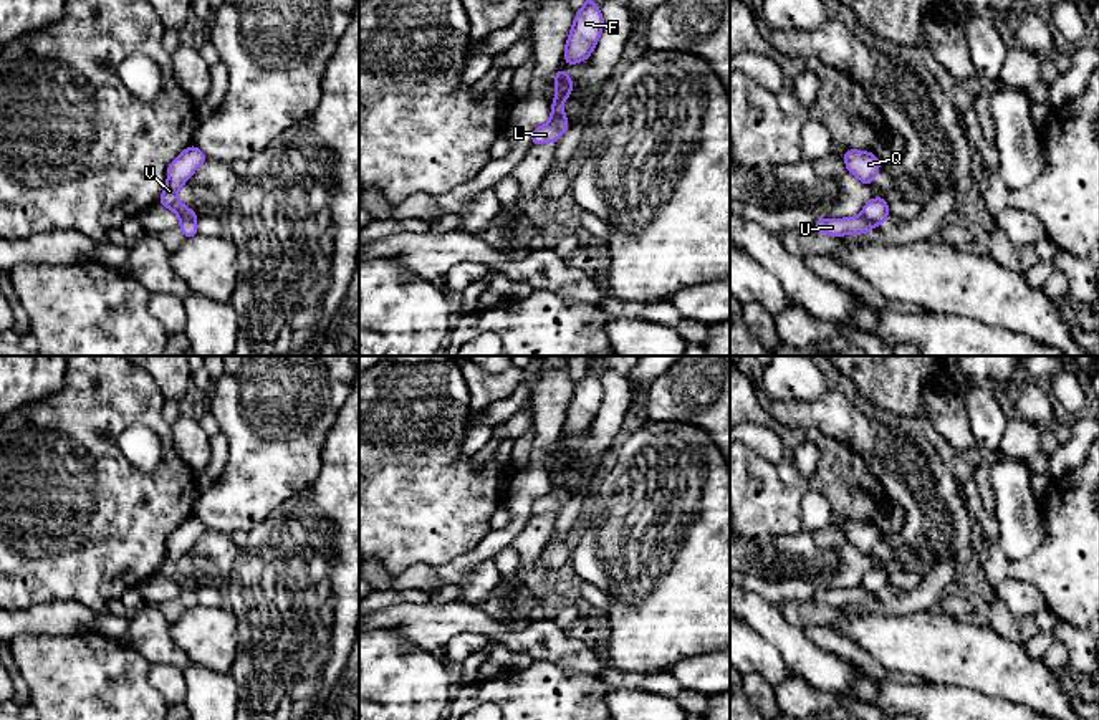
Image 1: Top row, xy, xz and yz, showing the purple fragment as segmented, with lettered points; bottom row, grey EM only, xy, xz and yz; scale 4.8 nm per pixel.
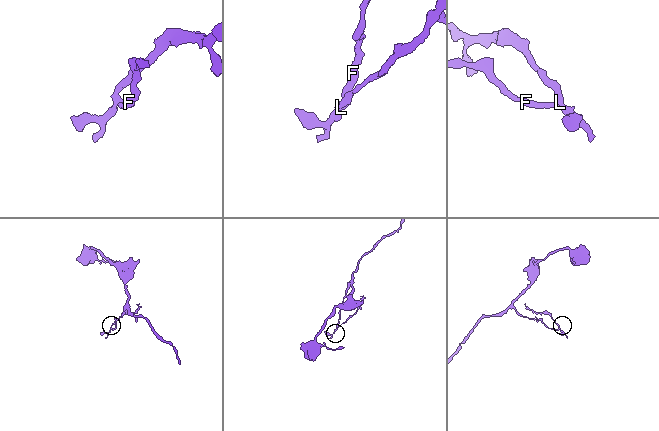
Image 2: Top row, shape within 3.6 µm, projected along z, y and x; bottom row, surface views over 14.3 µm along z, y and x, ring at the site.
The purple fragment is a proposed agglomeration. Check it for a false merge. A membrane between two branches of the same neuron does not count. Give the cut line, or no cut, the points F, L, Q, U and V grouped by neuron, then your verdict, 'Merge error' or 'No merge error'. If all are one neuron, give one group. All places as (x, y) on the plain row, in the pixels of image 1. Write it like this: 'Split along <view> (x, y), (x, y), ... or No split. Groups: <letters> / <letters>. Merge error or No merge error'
Split along xy (181, 588), (196, 590). Groups: F U / L Q V. Merge error

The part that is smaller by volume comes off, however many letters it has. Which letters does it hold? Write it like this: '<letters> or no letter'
L, Q, V

